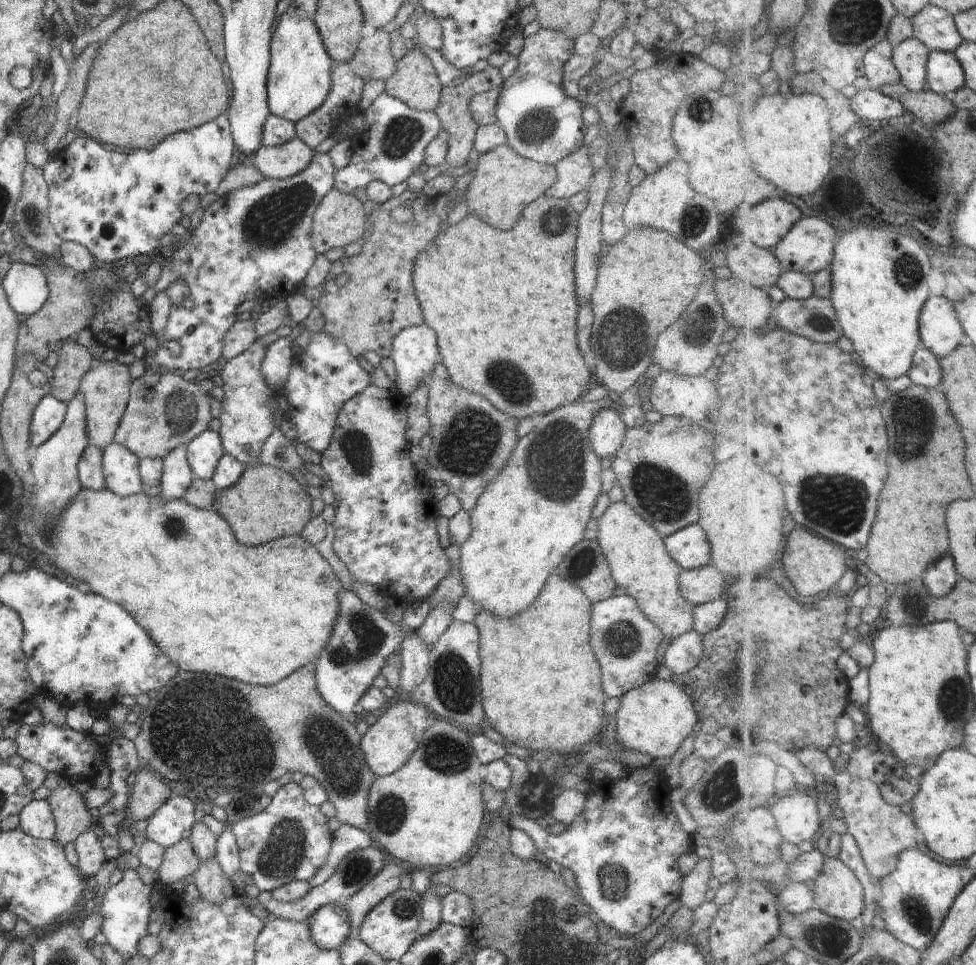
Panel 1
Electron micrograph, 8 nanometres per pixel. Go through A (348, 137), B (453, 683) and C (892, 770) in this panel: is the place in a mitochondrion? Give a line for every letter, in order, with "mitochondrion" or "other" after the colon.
A: other
B: mitochondrion
C: other

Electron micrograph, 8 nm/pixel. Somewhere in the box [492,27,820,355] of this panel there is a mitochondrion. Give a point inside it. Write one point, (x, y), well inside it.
(537, 124)

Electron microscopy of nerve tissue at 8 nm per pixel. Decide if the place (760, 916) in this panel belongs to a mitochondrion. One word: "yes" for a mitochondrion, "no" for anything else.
no

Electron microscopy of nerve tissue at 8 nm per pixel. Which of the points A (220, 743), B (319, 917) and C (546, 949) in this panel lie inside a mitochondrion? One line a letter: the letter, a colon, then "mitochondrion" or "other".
A: mitochondrion
B: other
C: mitochondrion

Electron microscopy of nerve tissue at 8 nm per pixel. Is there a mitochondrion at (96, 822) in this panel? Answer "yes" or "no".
no

